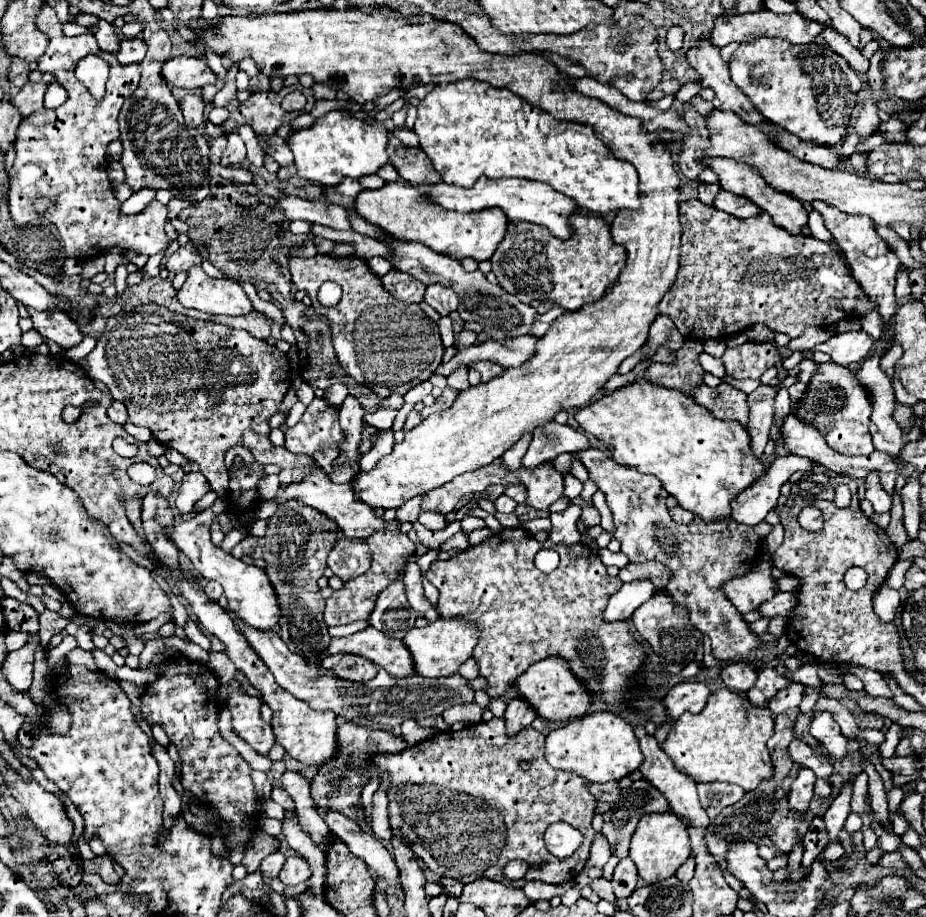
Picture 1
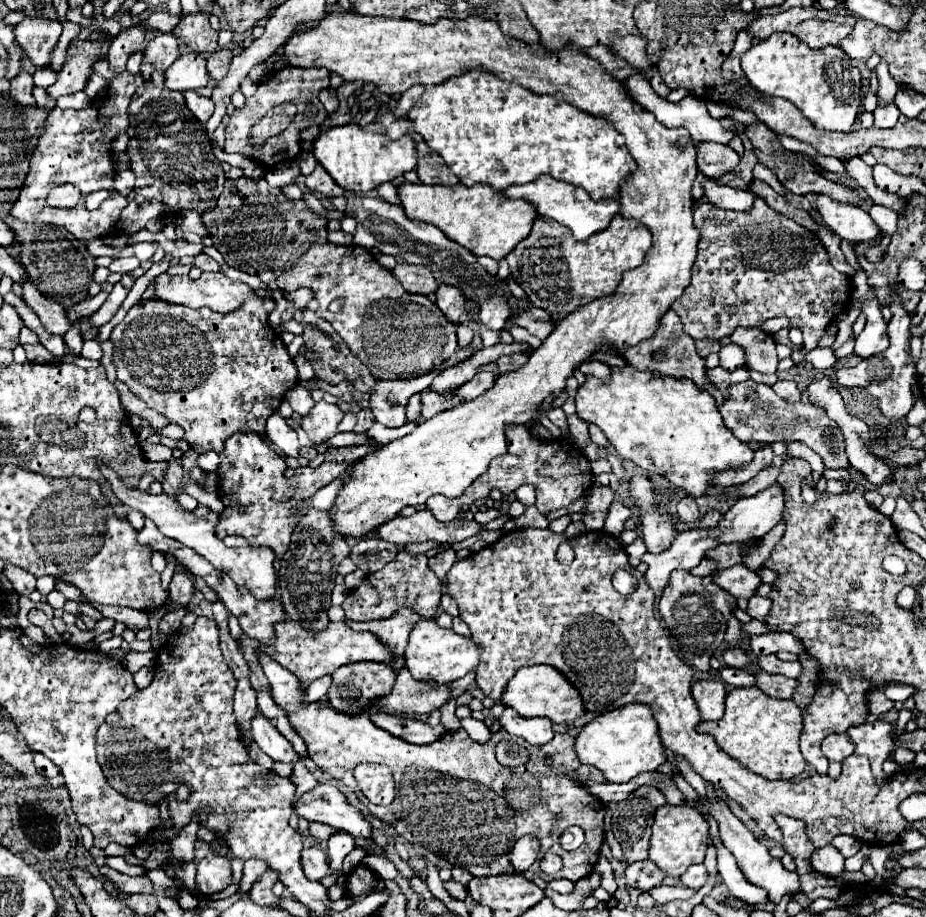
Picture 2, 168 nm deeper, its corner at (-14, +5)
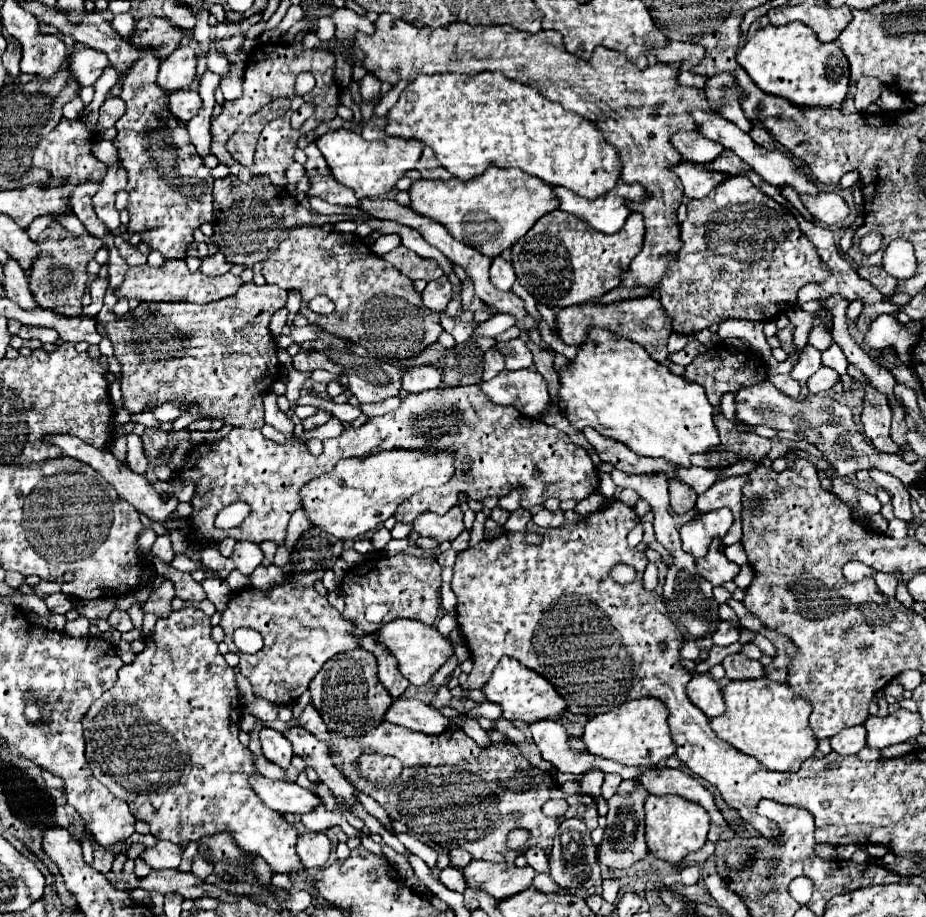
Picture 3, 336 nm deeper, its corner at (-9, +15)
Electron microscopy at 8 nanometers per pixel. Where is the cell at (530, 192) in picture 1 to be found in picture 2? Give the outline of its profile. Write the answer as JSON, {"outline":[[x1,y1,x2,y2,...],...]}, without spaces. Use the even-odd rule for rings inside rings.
{"outline":[[551,176,537,178,535,182,527,182,523,186,507,186,507,190,501,190,501,194,507,196,507,198,523,198,523,200,527,200,529,204,535,206,539,216,553,218,553,220,561,222,563,226,571,228,571,232,573,232,573,236,577,240,585,240,591,234,595,234,599,230,605,230,609,220,619,212,619,202,617,200,595,202,585,190,575,188,575,186,567,184,567,182,559,182,559,180,551,178]]}

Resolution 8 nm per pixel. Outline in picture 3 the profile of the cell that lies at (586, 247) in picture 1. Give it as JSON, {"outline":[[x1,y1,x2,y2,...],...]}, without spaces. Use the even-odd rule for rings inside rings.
{"outline":[[556,210,542,216,528,232,512,246,512,266,520,286,530,292,538,304,566,308,600,300,606,292,620,286,622,272,630,268,634,256,642,250,644,220,640,214,630,214,626,226,616,234,602,234,570,214]]}

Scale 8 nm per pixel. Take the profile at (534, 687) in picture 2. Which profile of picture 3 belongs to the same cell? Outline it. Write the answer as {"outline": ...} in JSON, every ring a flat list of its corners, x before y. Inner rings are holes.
{"outline":[[508,656,500,658,490,680,486,680,486,684,482,686,482,692,488,702,494,702,502,708,502,718,506,720,522,720,526,724,532,724,544,718,552,718,566,710,566,702,546,678,538,676,536,672,532,672,530,668,522,666,518,660]]}

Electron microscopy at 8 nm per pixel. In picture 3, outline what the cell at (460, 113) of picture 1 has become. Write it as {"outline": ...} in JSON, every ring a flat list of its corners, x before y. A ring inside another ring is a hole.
{"outline":[[482,72,482,74,432,74,432,76,422,74,422,76,418,76,414,82,410,82,410,84,406,86,406,90,400,94,398,102,394,104,394,108,388,112,384,132,386,132,388,136,398,136,398,138,406,138,406,140,416,138,416,140,424,142,426,146,430,146,430,148,434,150,436,158,440,160,440,166,446,168,446,170,450,170,452,176,456,176,456,178,460,178,460,180,476,178,476,176,480,176,480,174,482,174,486,168,490,168,490,166,498,166,498,168,520,168,520,170,524,170,524,172,528,172,528,174,540,178,542,182,546,182,546,184,550,184,550,186,564,186,564,188,576,192,578,196,594,198,594,196,602,196,602,194,610,192,610,188,614,188,616,182,618,182,618,178,620,178,620,166,622,166,622,164,620,164,618,150,612,148,612,146,604,140,602,132,598,132,598,128,596,128,594,124,590,124,590,122,588,122,586,118,582,118,582,116,576,116,574,112,564,110,558,102,550,102,550,100,544,98,538,90,534,90,534,88,522,84,522,82,510,80,510,78,502,76,500,72]]}

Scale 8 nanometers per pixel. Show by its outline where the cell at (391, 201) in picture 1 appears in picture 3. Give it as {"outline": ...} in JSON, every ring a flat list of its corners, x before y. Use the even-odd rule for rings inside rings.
{"outline":[[488,168,474,180,418,180,410,188,412,210,440,222,448,232,478,252,494,258,502,250,512,248,544,214,558,210,554,188,518,168]]}

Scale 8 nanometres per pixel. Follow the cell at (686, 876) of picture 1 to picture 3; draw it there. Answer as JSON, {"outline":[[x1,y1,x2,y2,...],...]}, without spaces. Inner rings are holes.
{"outline":[[688,866,680,872,680,880,682,884,696,884,700,880,700,866]]}

